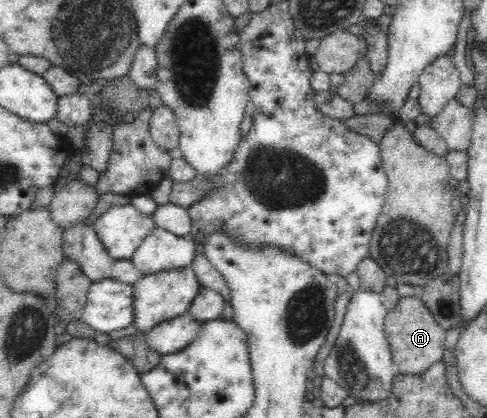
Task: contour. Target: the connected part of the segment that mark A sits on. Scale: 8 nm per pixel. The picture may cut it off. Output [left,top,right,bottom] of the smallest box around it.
[384,296,446,375]

